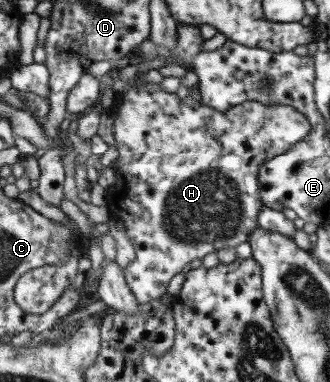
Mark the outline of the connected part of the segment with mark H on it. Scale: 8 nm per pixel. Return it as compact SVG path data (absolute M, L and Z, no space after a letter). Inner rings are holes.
M128 83L124 92L115 101L112 107L113 134L117 143L118 157L112 168L115 171L116 183L113 188L107 190L107 207L111 212L111 218L123 223L127 237L130 239L134 250L135 259L124 268L125 277L128 279L129 287L141 304L148 304L149 301L159 300L165 293L170 279L179 273L187 263L195 264L207 253L216 252L225 247L235 247L239 243L247 241L251 230L257 226L257 213L263 205L258 195L258 171L261 165L275 155L281 155L291 148L295 143L304 139L310 133L310 126L307 118L299 111L289 105L262 105L257 101L245 101L231 107L226 113L218 113L199 101L194 91L184 99L179 99L175 93L165 93L159 84L138 84Z

